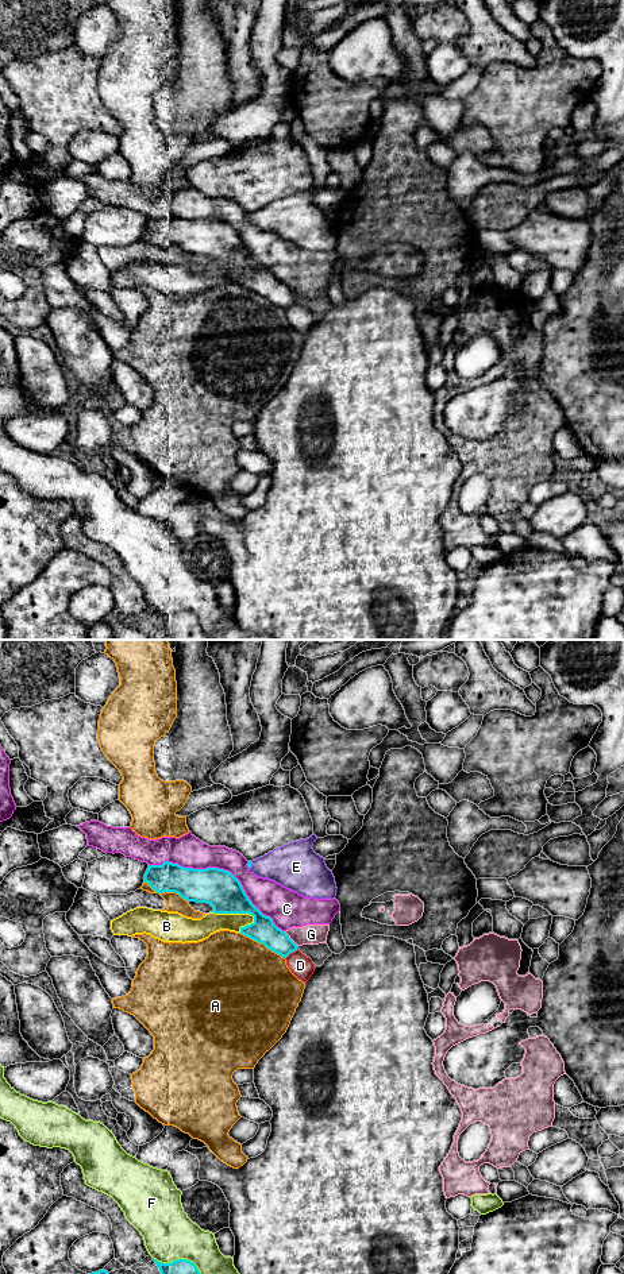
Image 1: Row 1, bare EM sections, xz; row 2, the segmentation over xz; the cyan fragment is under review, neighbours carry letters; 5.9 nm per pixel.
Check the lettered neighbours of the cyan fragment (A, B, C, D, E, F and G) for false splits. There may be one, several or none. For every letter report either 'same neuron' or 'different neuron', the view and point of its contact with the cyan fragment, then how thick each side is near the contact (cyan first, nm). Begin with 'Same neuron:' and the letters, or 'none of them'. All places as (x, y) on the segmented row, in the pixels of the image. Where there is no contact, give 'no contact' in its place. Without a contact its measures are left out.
Same neuron: E
A: different neuron; meets cyan in xz at (262, 942); 150 nm thick on the cyan side, 480 nm on the other
B: different neuron; meets cyan in xz at (235, 912); 220 nm thick on the cyan side, 130 nm on the other
C: different neuron; meets cyan in xz at (222, 869); 220 nm thick on the cyan side, 190 nm on the other
D: different neuron; meets cyan in xz at (291, 952); 150 nm thick on the cyan side, 140 nm on the other
E: same neuron; meets cyan in xz at (251, 864); 20 nm thick on the cyan side, 260 nm on the other
F: different neuron; meets cyan in xz at (178, 1259); 100 nm thick on the cyan side, 300 nm on the other
G: different neuron; meets cyan in xz at (291, 939); 150 nm thick on the cyan side, 130 nm on the other

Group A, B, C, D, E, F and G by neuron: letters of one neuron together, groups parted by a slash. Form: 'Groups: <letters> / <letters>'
Groups: A / B / C G / D / E / F

